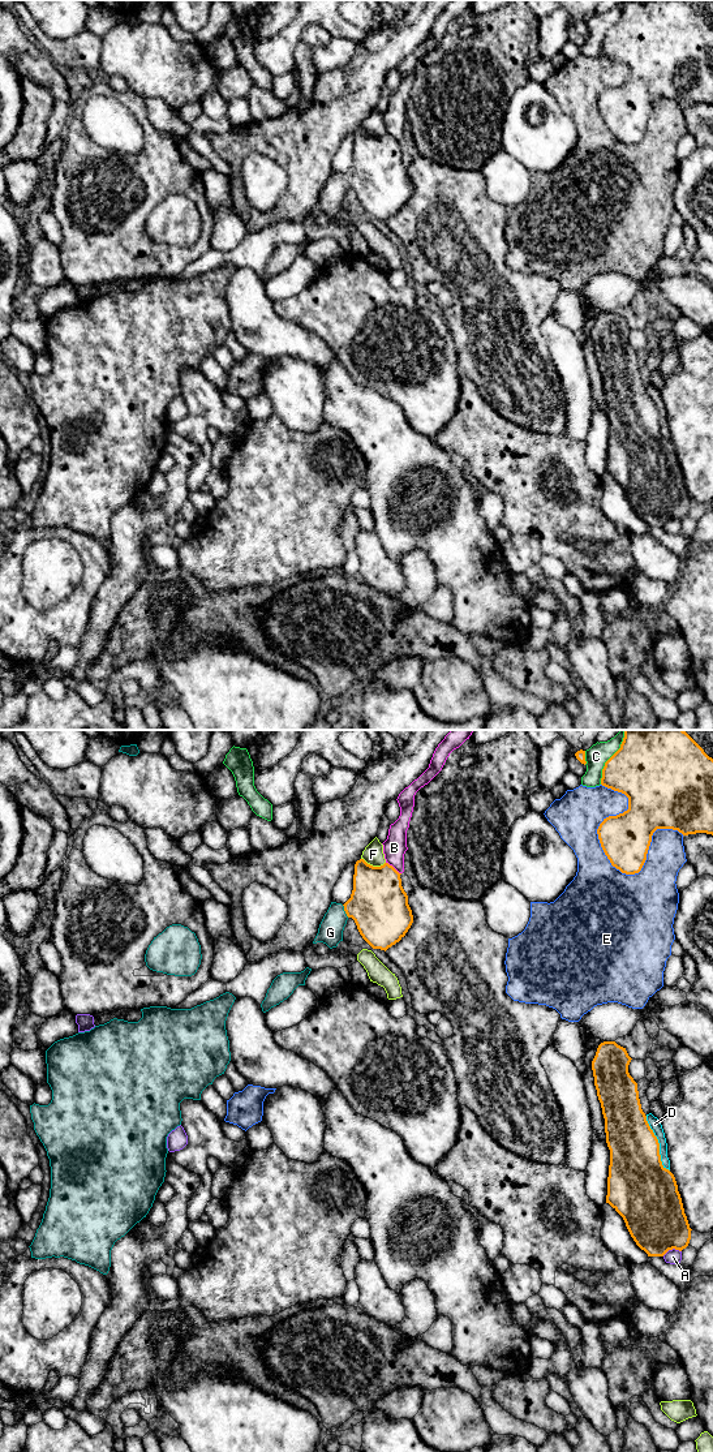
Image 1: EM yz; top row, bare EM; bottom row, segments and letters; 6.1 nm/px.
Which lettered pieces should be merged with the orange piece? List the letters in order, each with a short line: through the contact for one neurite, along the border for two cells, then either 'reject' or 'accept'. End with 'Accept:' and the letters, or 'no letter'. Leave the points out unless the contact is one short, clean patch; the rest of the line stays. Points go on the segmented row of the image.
A: reject
B: reject
C: reject
D: reject
E: reject
F: reject
G: yz (378, 905), (344, 910), (334, 920), (330, 932) | accept
Accept: G

